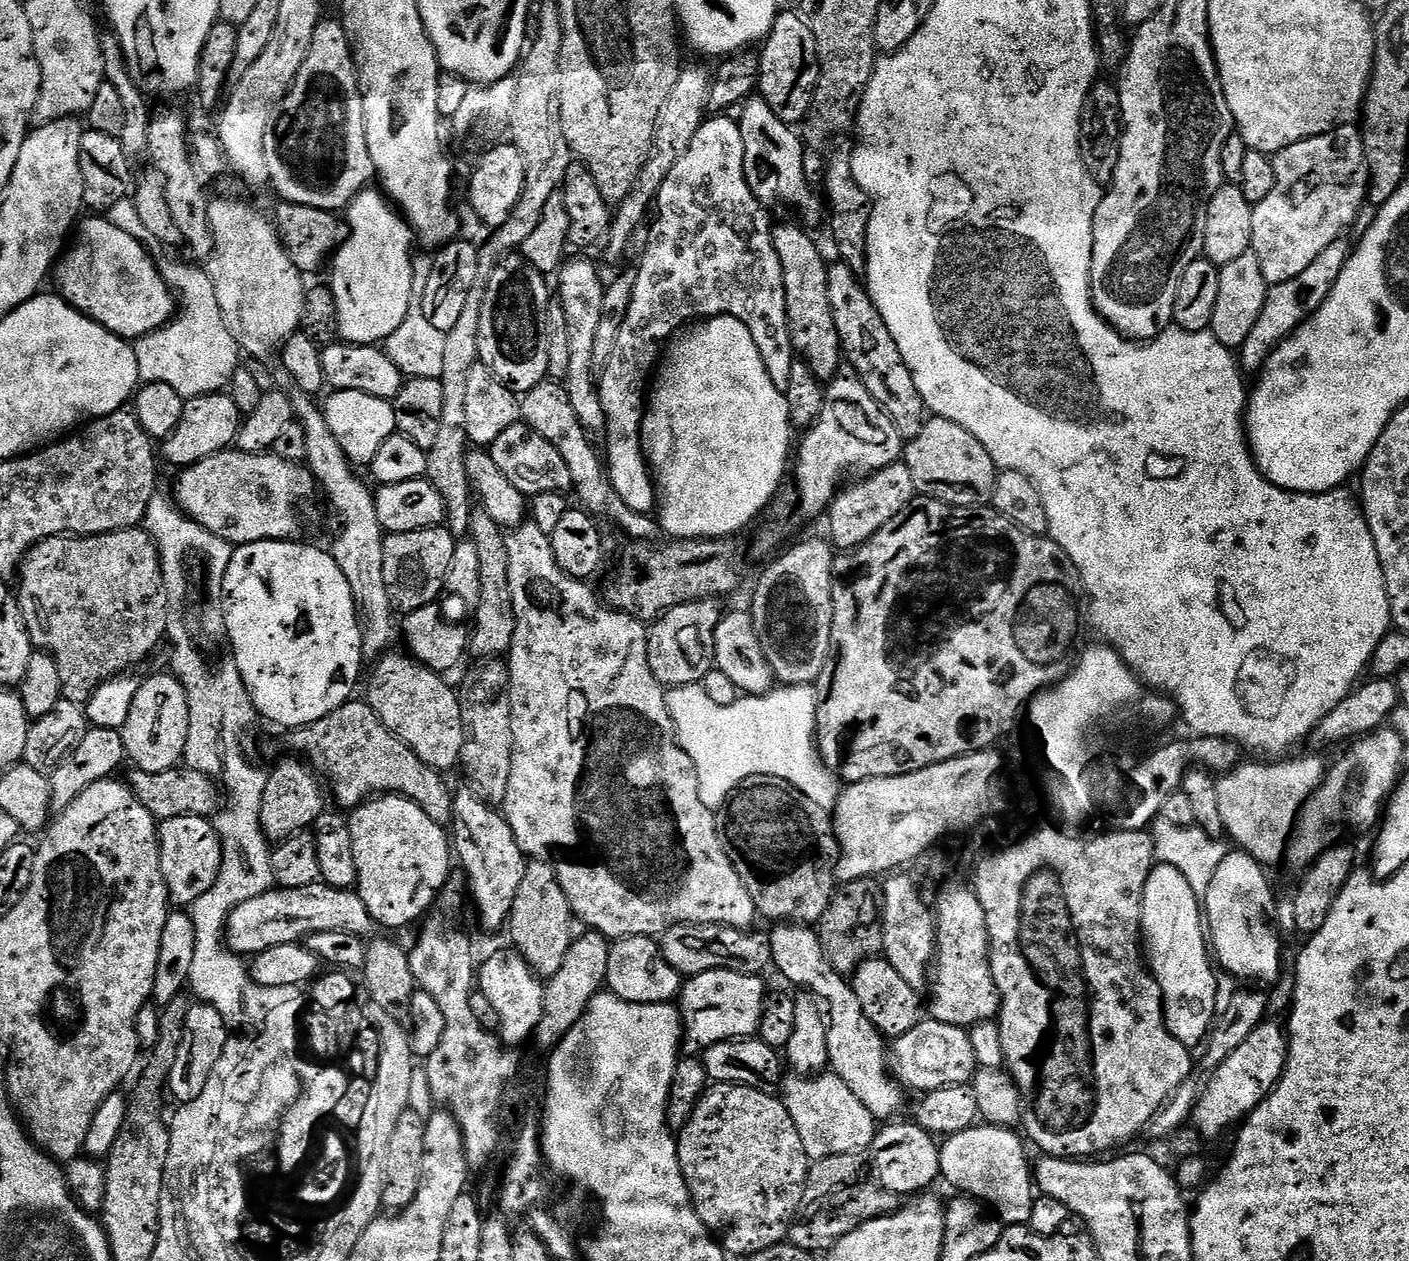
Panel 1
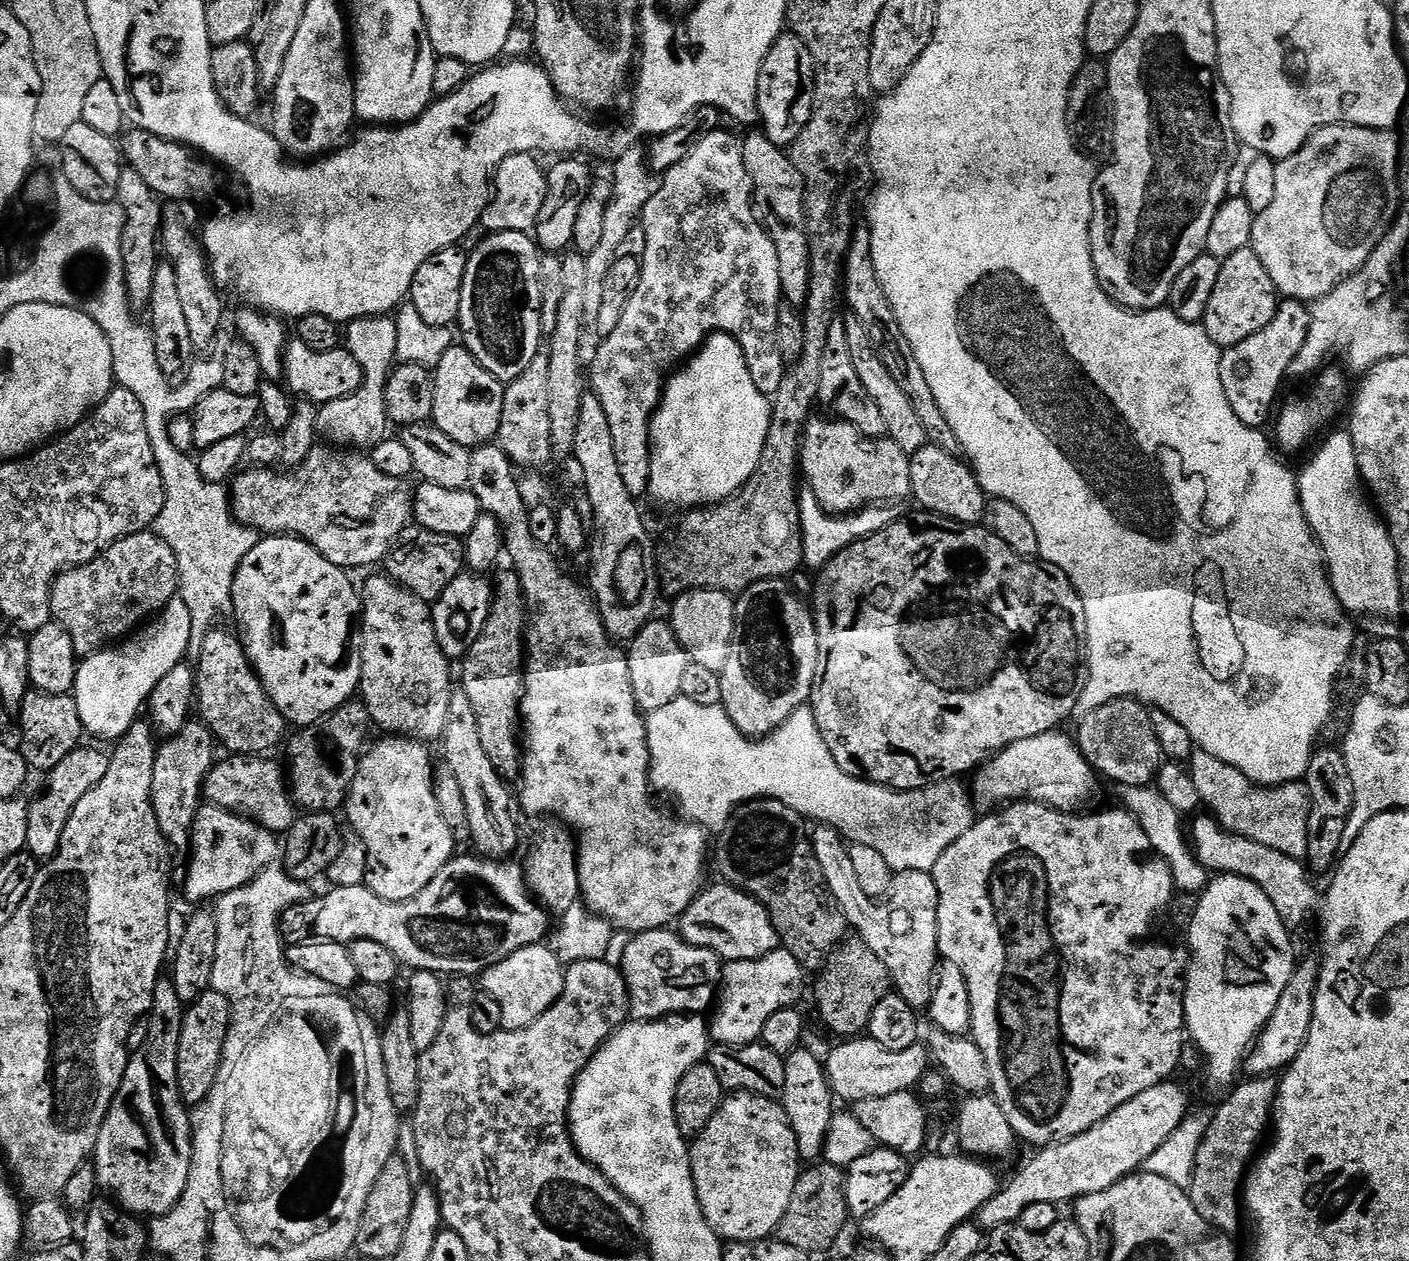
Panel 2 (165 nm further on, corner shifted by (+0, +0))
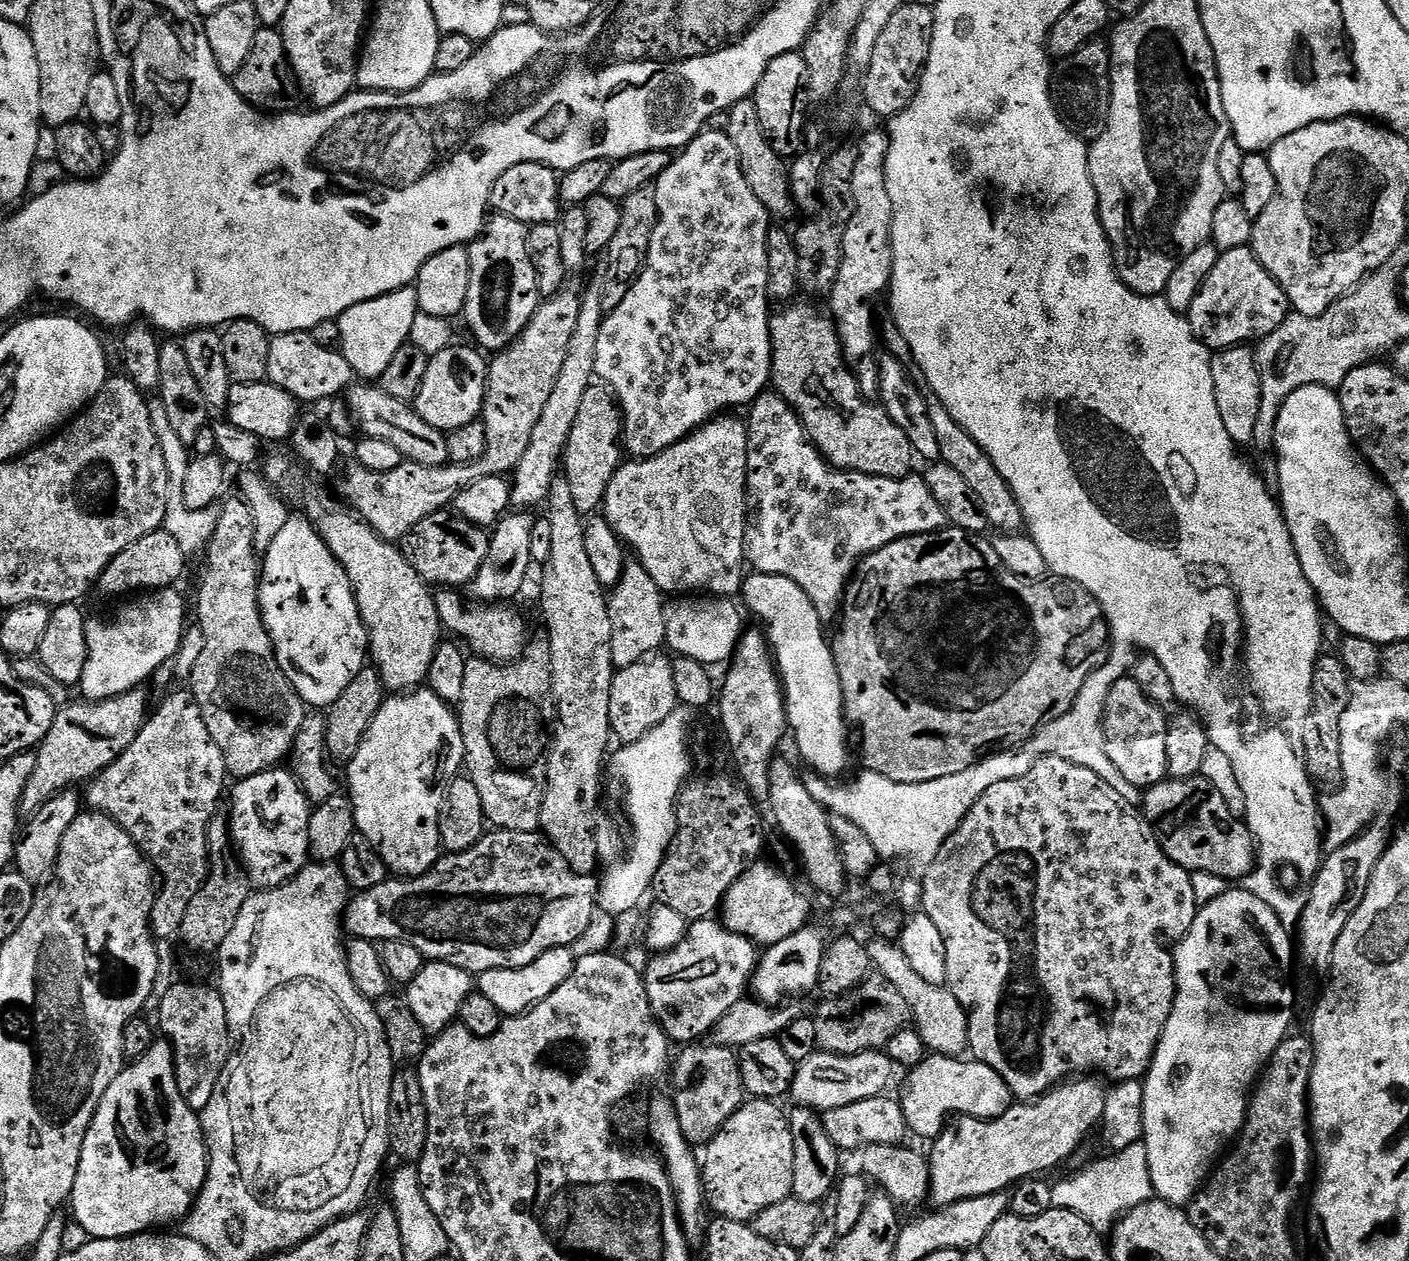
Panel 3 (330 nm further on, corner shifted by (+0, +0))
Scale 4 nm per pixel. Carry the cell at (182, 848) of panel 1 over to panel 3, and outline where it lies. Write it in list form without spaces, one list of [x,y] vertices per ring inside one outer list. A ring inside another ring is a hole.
[[[284,766],[268,769],[253,776],[246,776],[231,785],[232,813],[226,816],[228,821],[228,835],[231,847],[238,857],[246,875],[248,883],[253,889],[263,890],[277,888],[296,877],[296,873],[303,870],[310,862],[308,851],[308,831],[312,817],[313,804],[308,801],[304,787],[298,782],[295,772]]]

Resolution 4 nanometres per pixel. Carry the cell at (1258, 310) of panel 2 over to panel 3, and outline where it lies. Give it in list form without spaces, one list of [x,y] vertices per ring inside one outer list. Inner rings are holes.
[[[1246,247],[1221,252],[1218,262],[1214,262],[1214,270],[1202,282],[1202,290],[1198,290],[1186,319],[1190,330],[1194,330],[1209,350],[1223,350],[1263,340],[1274,334],[1289,315],[1290,305],[1282,286],[1258,262],[1251,247]]]

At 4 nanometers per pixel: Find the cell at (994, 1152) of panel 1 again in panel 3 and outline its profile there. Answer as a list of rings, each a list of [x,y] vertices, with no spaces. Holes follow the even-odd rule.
[[[928,1054],[917,1068],[911,1069],[905,1076],[908,1077],[904,1080],[904,1089],[898,1093],[898,1099],[909,1129],[920,1136],[930,1135],[931,1137],[939,1133],[942,1125],[951,1116],[973,1116],[979,1120],[993,1120],[1006,1114],[1006,1110],[1010,1110],[1014,1103],[1010,1086],[1002,1082],[1002,1074],[998,1074],[998,1070],[990,1070],[990,1066],[986,1066],[981,1060],[975,1058],[953,1058]]]

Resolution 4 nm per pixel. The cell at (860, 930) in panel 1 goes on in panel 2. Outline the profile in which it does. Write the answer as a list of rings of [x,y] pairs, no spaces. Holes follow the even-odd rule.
[[[848,938],[833,950],[820,974],[820,981],[816,984],[816,1008],[820,1011],[821,1022],[834,1035],[840,1036],[836,1038],[856,1038],[867,1033],[878,1002],[890,992],[888,971],[882,966],[882,958],[878,958],[863,940]]]

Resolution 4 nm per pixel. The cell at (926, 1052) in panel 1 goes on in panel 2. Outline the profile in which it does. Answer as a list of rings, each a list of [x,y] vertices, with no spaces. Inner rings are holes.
[[[848,1038],[837,1044],[840,1045],[829,1054],[828,1060],[826,1056],[828,1085],[832,1088],[833,1097],[840,1099],[841,1096],[842,1099],[848,1100],[847,1102],[863,1100],[866,1096],[885,1096],[915,1089],[920,1079],[930,1071],[930,1053],[920,1042],[910,1046],[910,1050],[886,1050],[886,1046],[874,1042],[871,1038]]]

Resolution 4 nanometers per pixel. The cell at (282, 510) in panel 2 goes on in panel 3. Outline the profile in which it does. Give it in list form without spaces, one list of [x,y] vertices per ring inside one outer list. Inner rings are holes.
[[[561,290],[555,296],[547,297],[520,337],[509,348],[491,357],[482,413],[482,422],[488,427],[488,445],[482,458],[473,460],[471,464],[449,462],[442,466],[405,462],[385,472],[352,466],[345,474],[340,484],[341,494],[349,500],[347,503],[355,509],[360,519],[365,520],[383,540],[403,541],[410,530],[422,522],[422,518],[445,511],[457,494],[466,490],[466,486],[474,486],[478,478],[507,477],[516,471],[530,445],[534,426],[542,418],[542,410],[562,371],[574,326],[578,326],[582,296],[579,291],[568,291]]]

